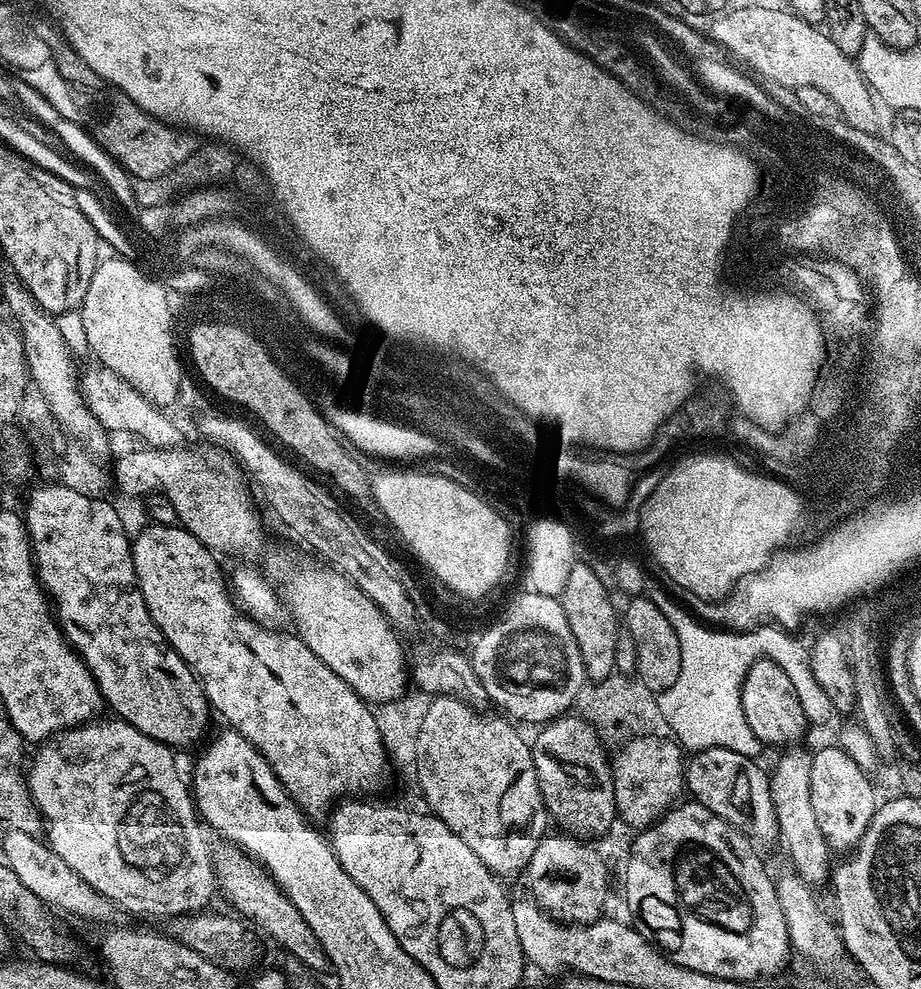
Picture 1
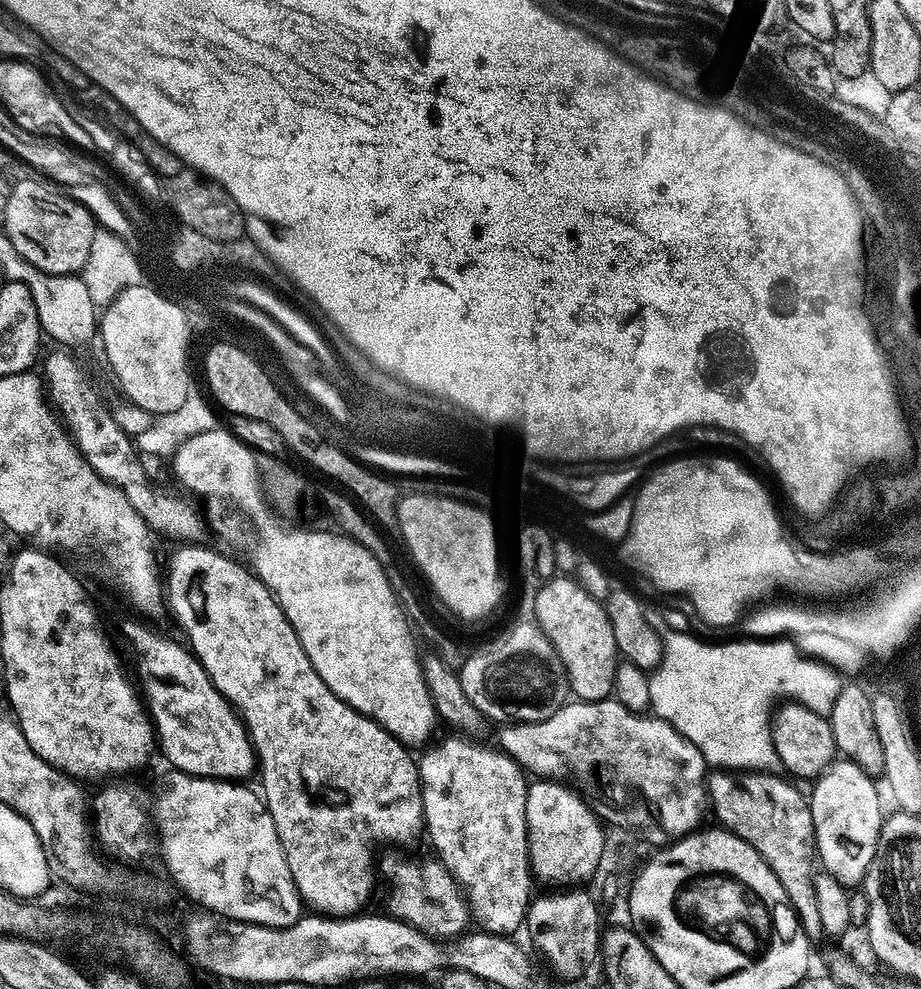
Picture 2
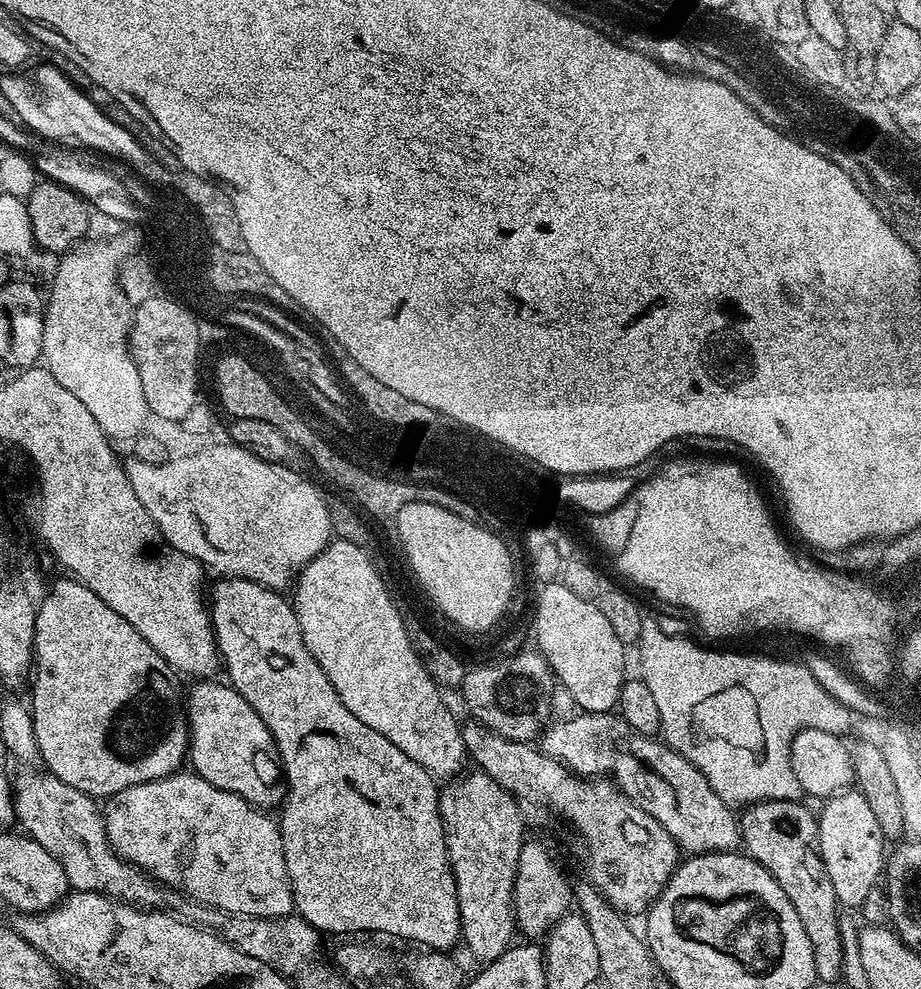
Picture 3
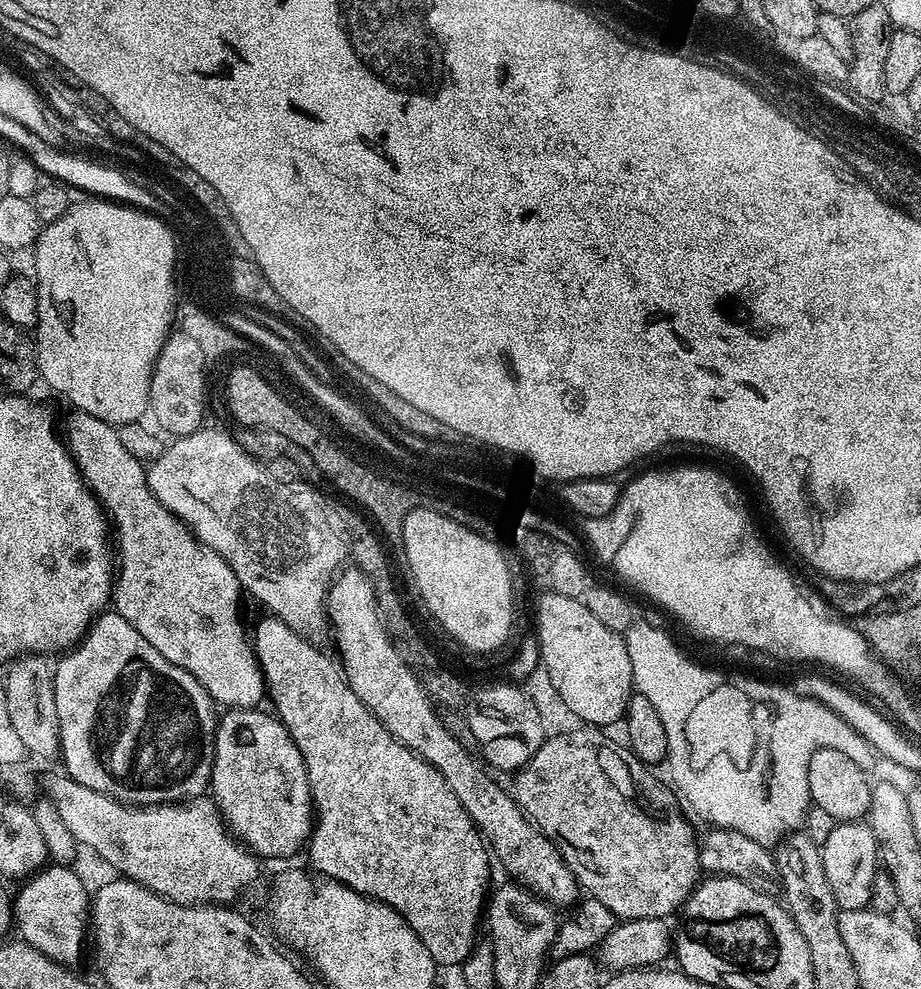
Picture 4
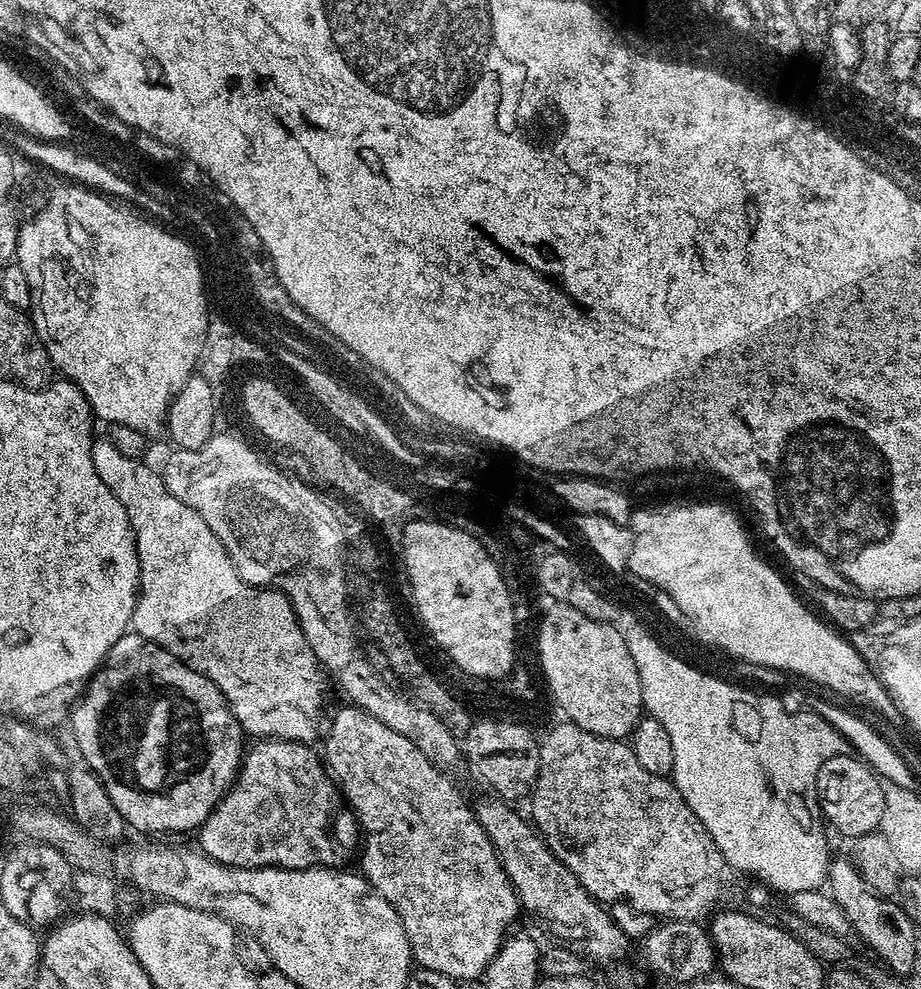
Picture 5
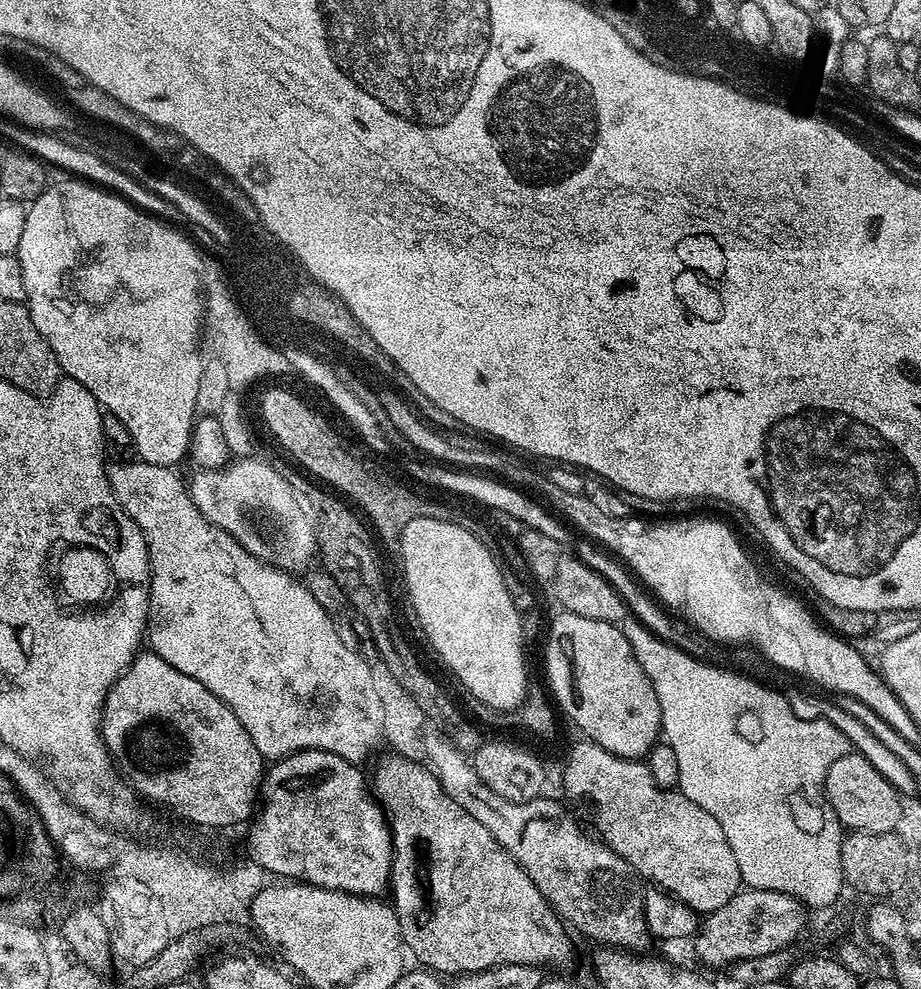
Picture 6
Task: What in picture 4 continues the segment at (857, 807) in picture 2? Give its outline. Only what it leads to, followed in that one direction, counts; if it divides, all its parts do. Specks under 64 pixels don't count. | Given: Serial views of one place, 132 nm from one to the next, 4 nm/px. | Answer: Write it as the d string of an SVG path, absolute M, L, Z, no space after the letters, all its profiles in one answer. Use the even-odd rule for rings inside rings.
M858 820L836 822L831 827L828 837L820 844L820 857L822 858L822 870L826 870L826 882L830 882L830 890L836 899L836 906L842 911L867 908L871 902L872 887L880 864L880 851L876 849L876 839L872 828L866 822Z

